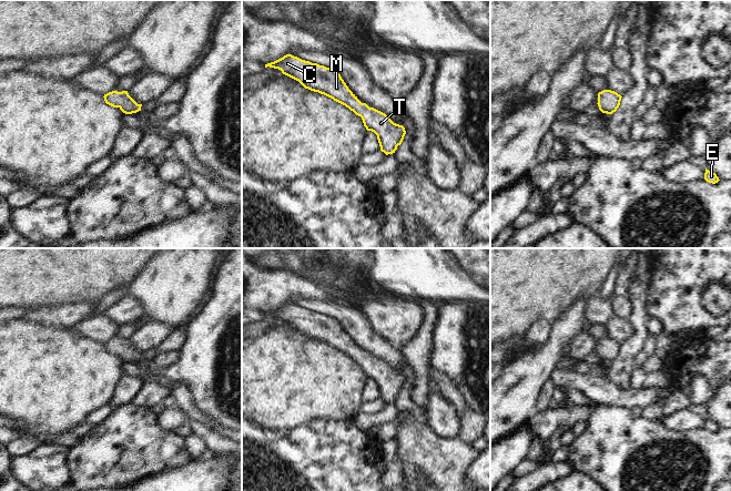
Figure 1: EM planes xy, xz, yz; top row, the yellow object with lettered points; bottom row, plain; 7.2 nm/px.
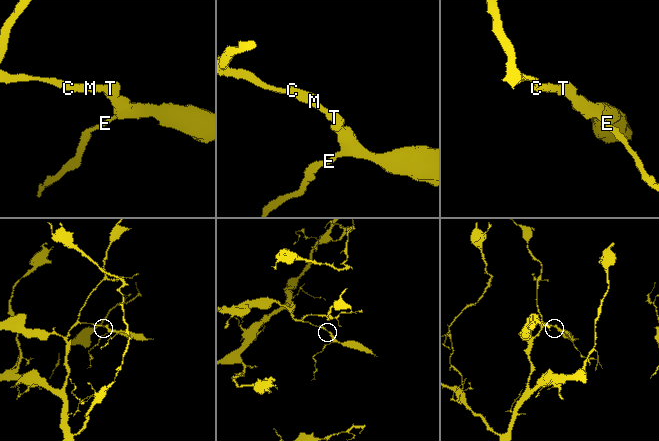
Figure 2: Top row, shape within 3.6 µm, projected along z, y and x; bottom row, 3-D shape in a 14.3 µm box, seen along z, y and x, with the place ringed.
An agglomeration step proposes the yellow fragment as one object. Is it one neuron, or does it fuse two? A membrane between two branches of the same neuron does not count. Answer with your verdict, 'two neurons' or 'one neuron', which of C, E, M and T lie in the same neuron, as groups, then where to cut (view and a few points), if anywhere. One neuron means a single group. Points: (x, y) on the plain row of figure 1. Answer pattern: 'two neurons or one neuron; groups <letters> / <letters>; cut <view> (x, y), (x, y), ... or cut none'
one neuron; groups C E M T; cut none

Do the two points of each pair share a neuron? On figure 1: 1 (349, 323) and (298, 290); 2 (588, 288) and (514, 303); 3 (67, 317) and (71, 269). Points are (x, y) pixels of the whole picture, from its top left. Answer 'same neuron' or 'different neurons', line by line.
1: different neurons
2: same neuron
3: different neurons

